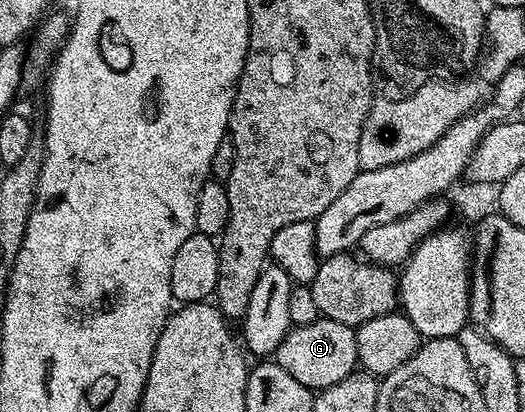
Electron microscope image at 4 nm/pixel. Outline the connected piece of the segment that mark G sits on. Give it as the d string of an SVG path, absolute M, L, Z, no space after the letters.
M325 318L308 326L291 327L284 342L280 342L276 363L288 370L288 374L292 374L300 386L308 386L311 390L336 386L336 382L344 382L344 378L353 376L359 367L354 334L355 329Z

